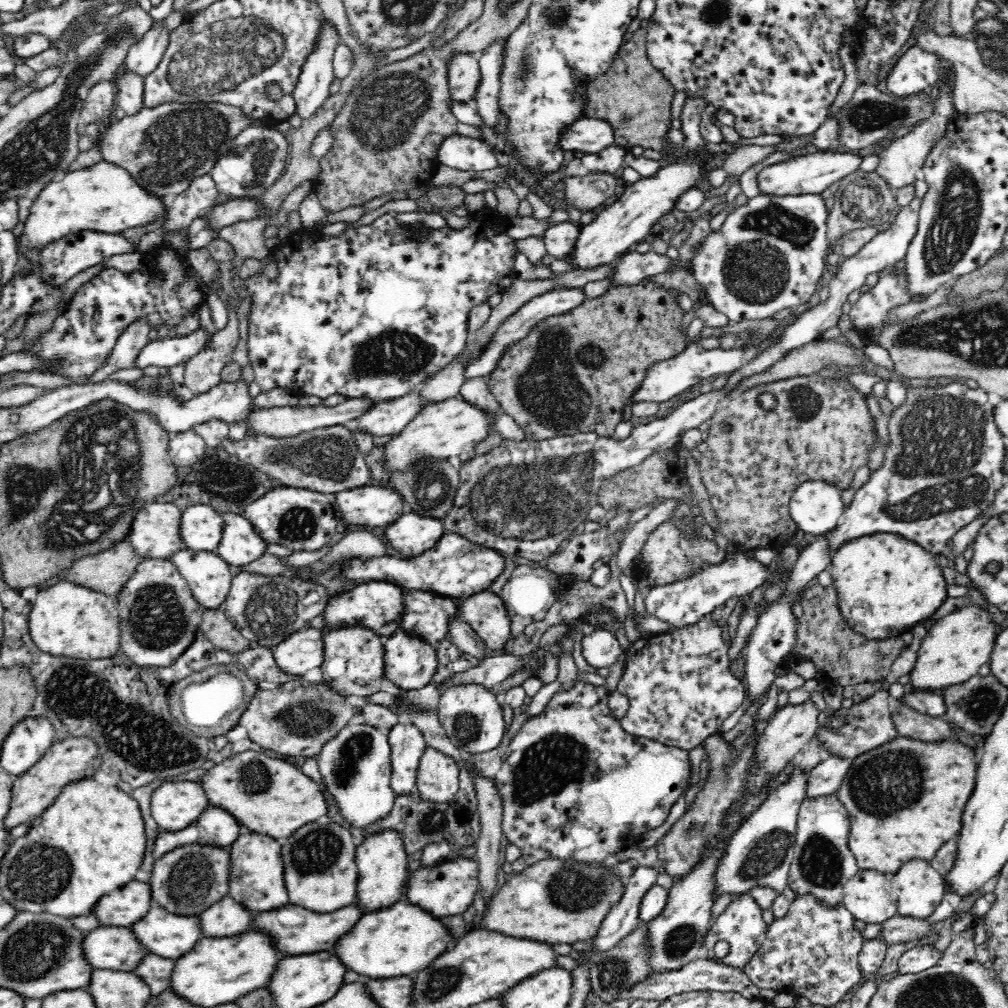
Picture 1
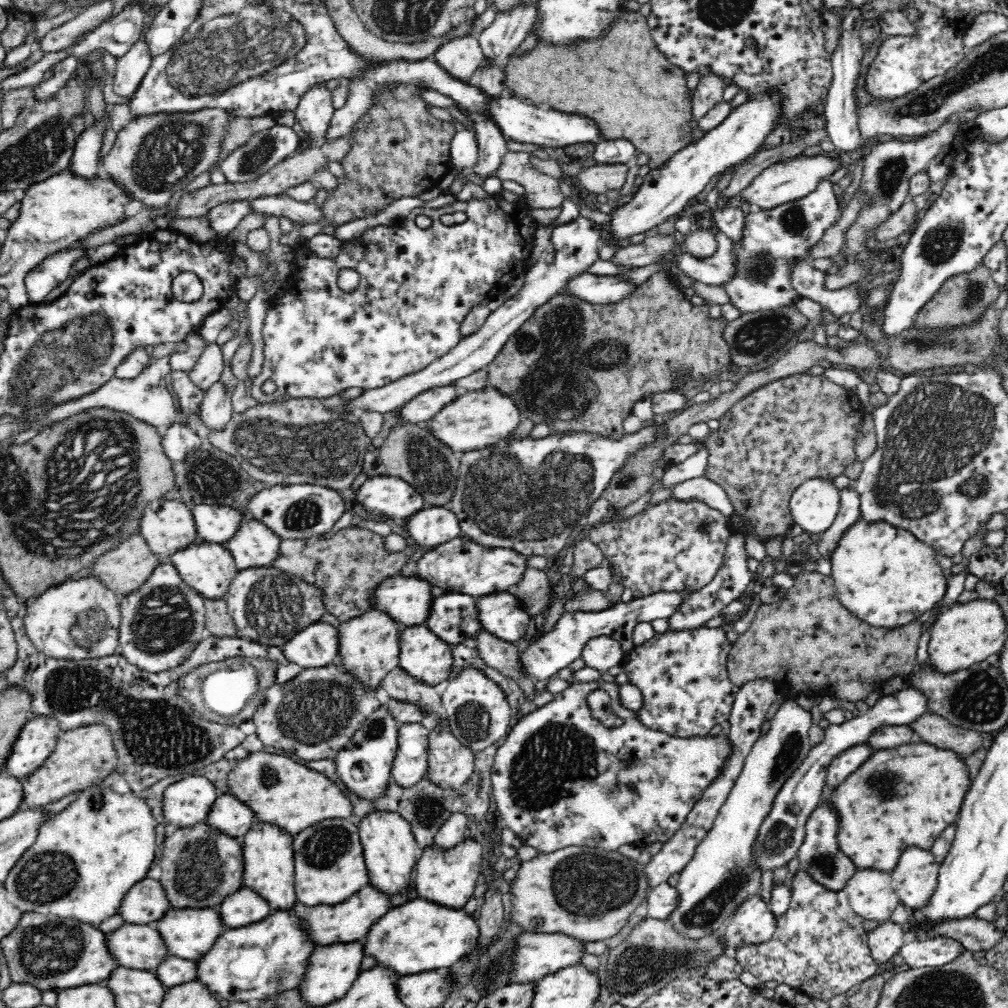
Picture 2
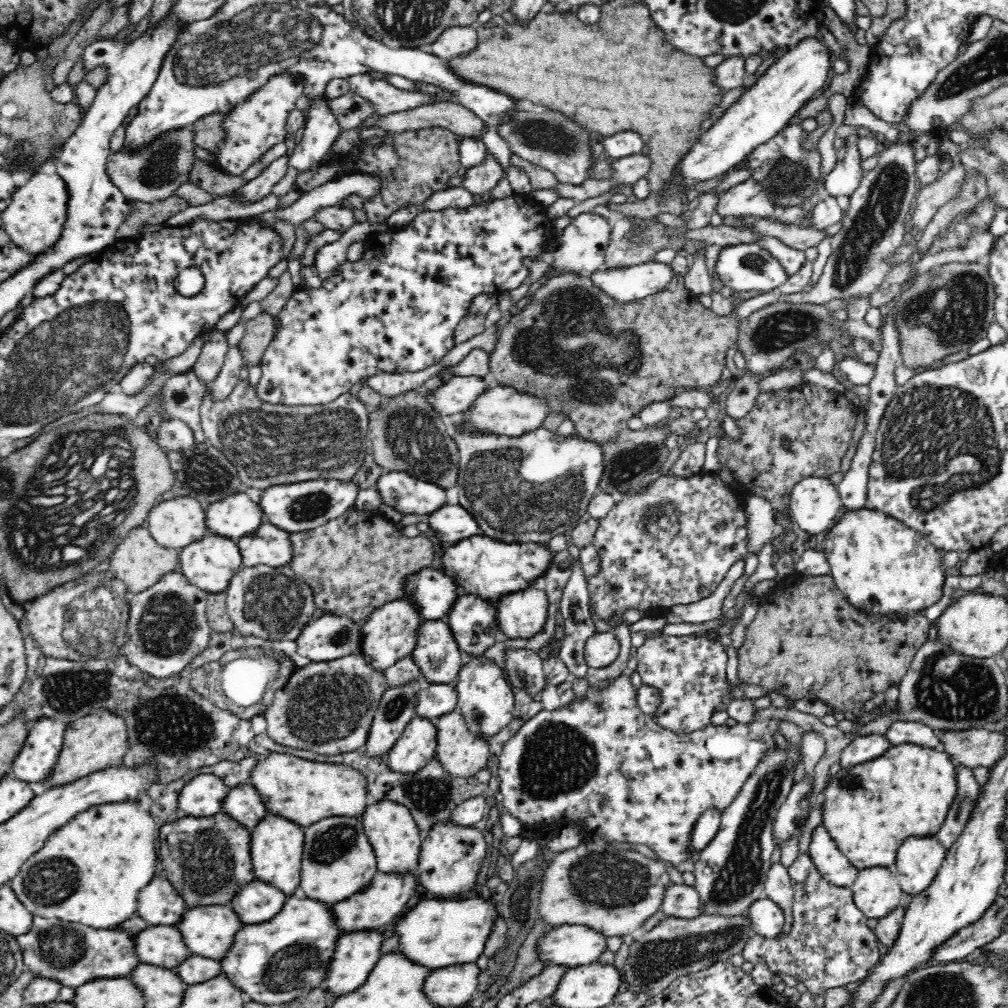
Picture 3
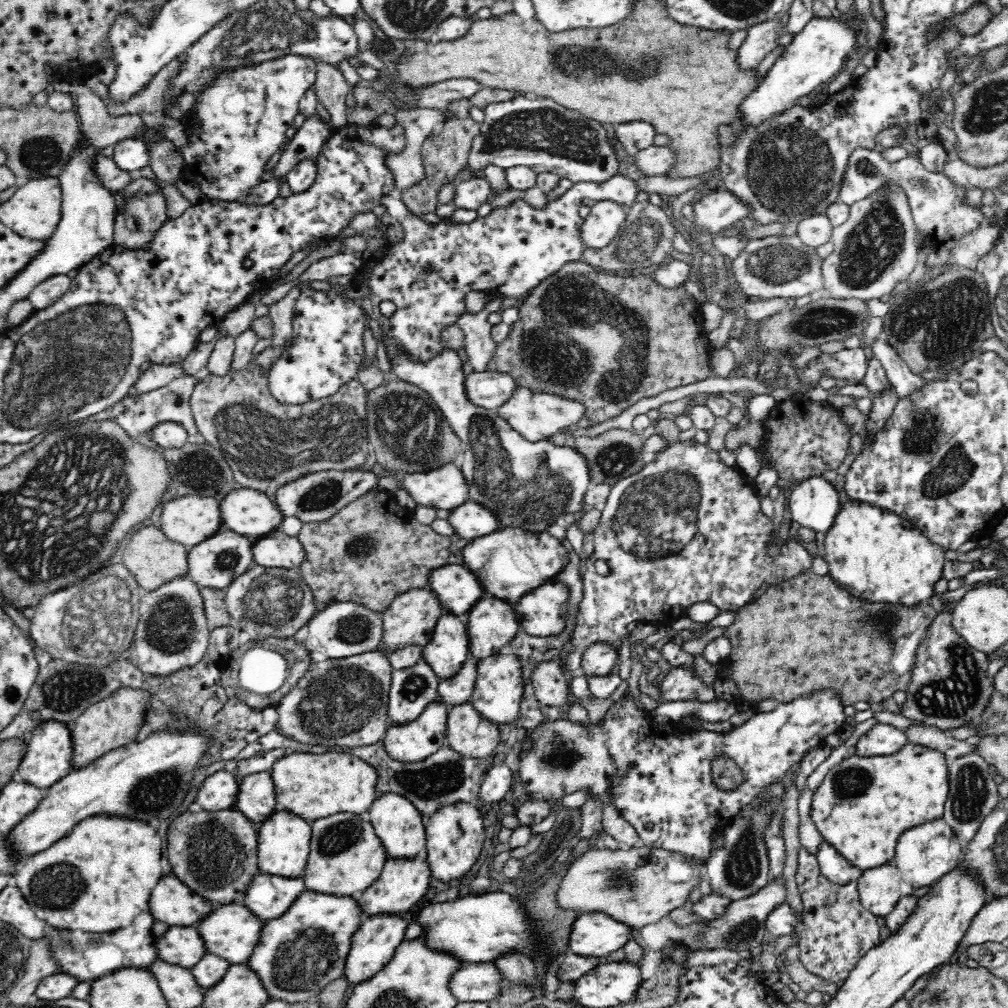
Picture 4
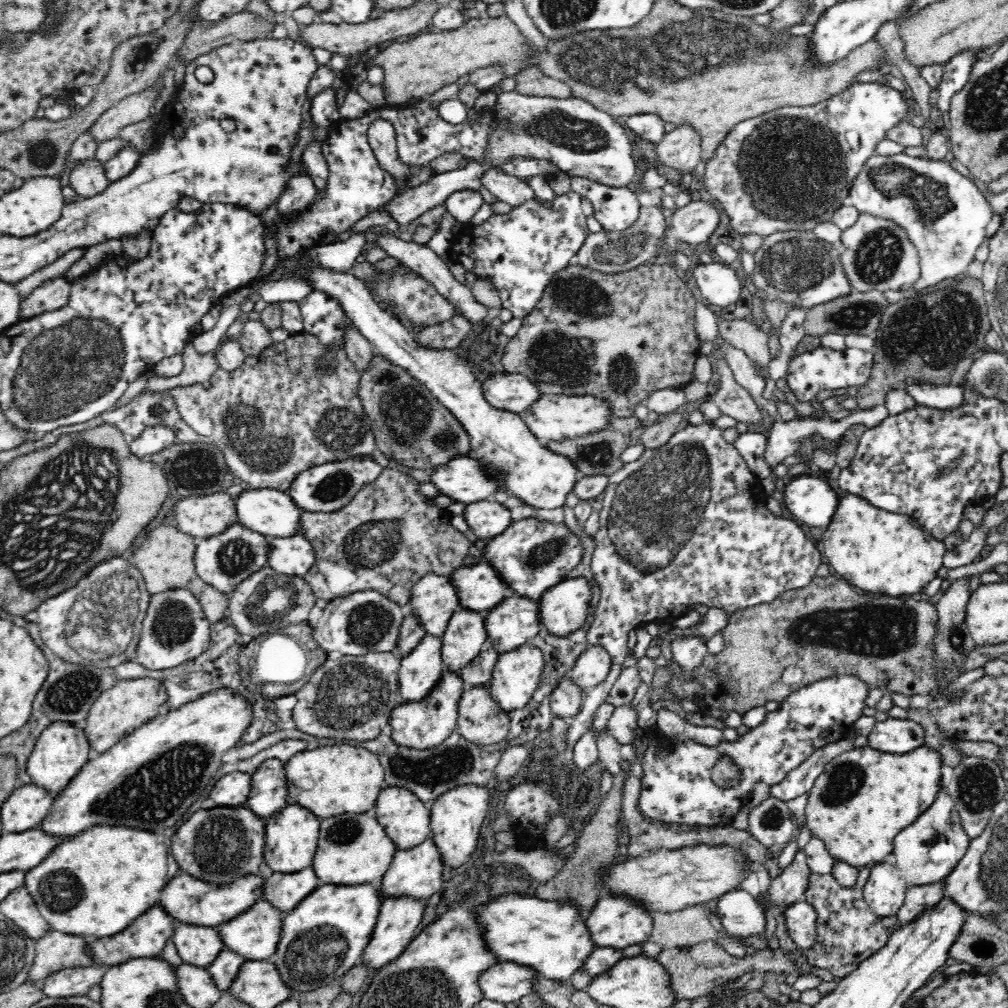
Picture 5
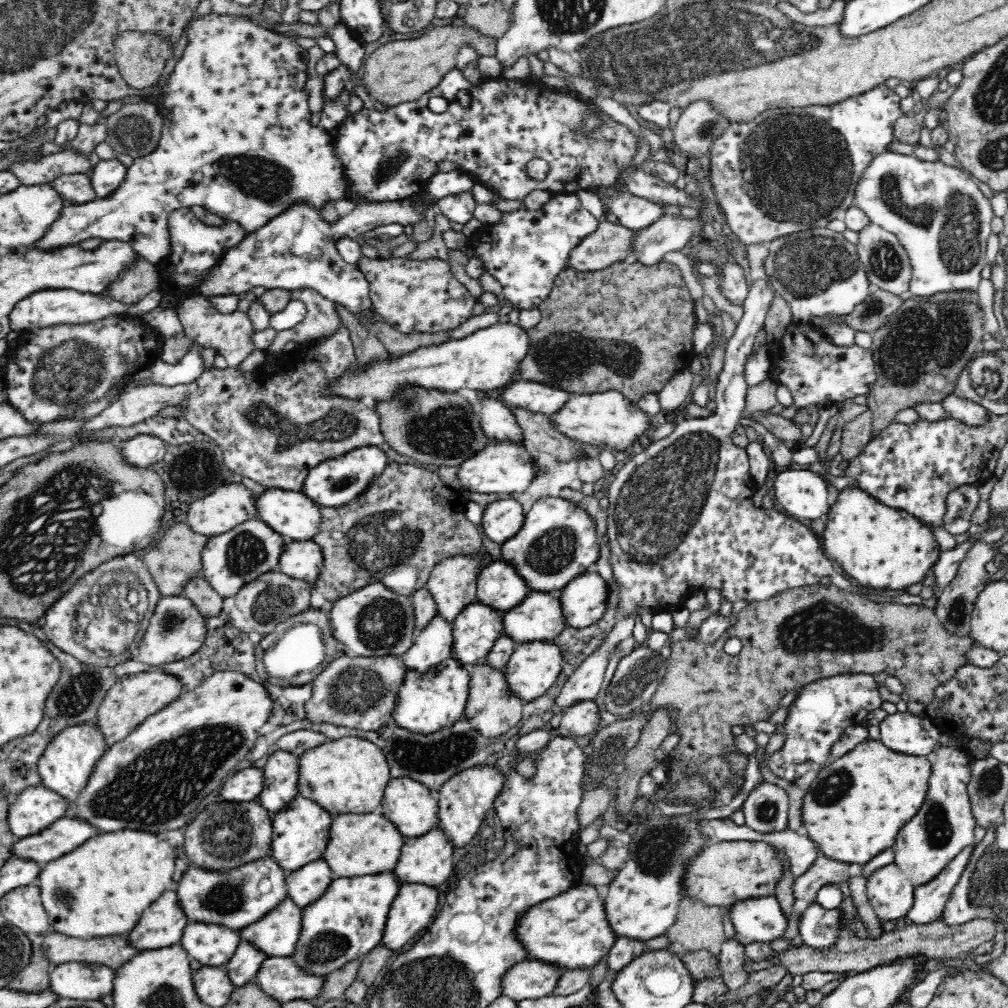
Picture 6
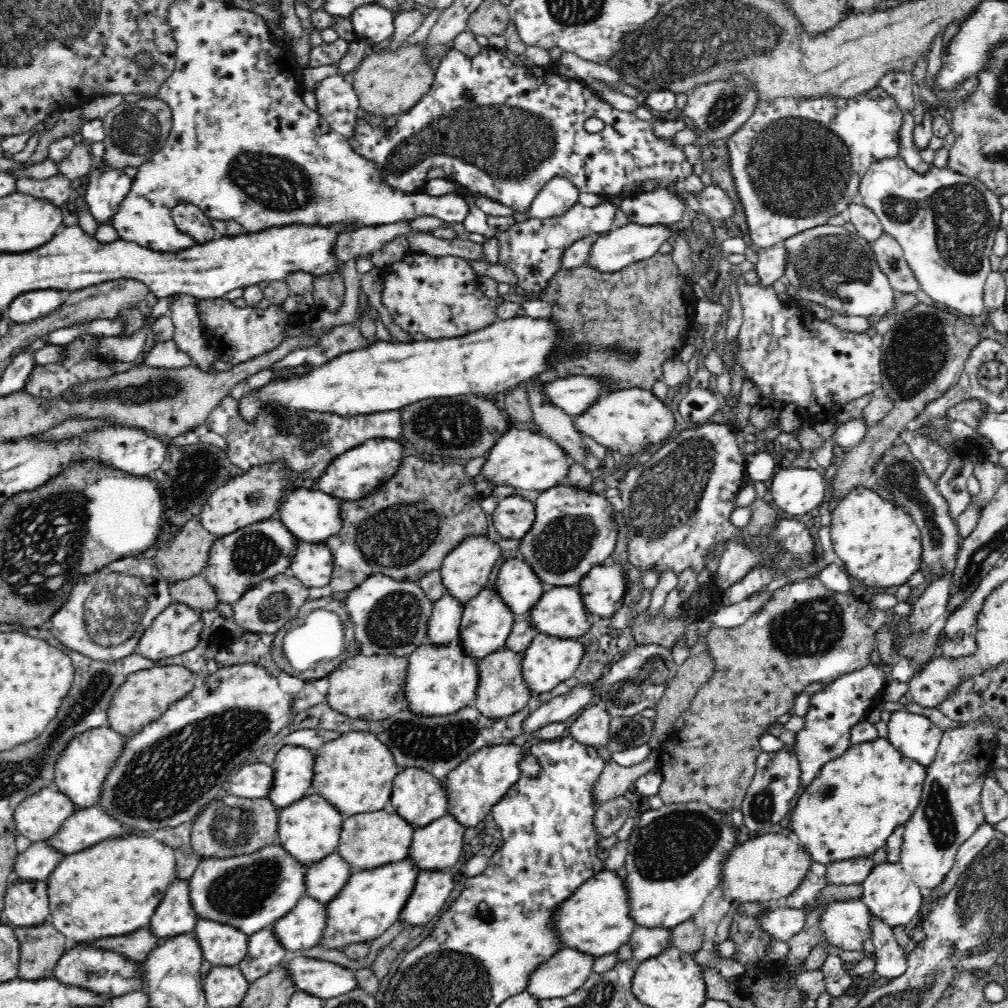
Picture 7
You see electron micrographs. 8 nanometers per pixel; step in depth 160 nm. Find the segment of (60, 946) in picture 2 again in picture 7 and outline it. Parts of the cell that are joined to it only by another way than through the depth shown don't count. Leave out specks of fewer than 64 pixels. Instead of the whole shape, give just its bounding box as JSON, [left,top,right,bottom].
[152,878,199,940]

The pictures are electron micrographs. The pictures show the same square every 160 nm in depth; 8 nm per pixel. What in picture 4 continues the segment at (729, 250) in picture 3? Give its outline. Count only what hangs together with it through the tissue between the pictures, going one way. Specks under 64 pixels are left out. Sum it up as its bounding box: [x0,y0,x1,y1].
[731,234,827,300]

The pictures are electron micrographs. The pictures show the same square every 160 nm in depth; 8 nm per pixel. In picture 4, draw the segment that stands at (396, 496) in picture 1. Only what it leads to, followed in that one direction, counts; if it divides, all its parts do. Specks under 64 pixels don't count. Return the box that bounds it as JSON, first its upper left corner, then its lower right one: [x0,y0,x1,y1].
[400,462,470,509]

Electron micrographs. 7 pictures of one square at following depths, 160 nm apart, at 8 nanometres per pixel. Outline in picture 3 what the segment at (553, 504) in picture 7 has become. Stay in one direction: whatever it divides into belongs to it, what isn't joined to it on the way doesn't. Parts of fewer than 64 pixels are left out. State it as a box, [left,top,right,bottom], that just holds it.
[440,535,554,602]

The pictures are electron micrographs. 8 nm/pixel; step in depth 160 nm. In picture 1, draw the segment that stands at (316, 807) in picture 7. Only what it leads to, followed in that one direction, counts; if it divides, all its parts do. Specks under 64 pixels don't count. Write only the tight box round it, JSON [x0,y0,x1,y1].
[228,831,290,911]

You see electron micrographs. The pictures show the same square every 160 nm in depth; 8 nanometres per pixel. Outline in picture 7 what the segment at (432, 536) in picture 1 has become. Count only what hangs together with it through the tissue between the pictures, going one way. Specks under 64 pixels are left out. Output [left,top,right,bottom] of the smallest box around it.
[490,493,536,539]

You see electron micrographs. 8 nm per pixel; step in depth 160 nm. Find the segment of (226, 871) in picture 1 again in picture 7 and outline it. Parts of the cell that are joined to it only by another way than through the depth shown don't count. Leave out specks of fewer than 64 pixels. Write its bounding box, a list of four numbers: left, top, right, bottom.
[190,794,279,857]

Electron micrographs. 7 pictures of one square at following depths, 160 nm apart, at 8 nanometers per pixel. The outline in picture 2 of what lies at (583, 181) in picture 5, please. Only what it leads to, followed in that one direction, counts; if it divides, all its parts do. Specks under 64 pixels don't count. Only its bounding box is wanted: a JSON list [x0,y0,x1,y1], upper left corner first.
[341,214,605,413]

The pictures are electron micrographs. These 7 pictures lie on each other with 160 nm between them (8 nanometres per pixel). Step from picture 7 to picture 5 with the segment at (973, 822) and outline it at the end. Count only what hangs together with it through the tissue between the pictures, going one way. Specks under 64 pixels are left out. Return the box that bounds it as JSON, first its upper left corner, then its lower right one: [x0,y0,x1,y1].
[894,778,971,885]

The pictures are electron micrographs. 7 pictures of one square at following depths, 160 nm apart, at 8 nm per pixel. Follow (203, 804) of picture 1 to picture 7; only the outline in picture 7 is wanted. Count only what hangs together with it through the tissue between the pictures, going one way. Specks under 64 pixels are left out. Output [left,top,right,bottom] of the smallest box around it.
[226,762,275,799]

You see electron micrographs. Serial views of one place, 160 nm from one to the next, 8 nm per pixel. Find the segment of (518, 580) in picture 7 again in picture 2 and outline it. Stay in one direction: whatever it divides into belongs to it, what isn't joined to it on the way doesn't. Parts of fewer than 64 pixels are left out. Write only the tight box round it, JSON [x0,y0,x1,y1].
[375,571,439,627]

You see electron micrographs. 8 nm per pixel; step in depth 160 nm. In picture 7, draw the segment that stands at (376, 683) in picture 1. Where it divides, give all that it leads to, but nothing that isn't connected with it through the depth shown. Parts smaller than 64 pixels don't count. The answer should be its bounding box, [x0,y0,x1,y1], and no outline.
[440,531,502,603]

